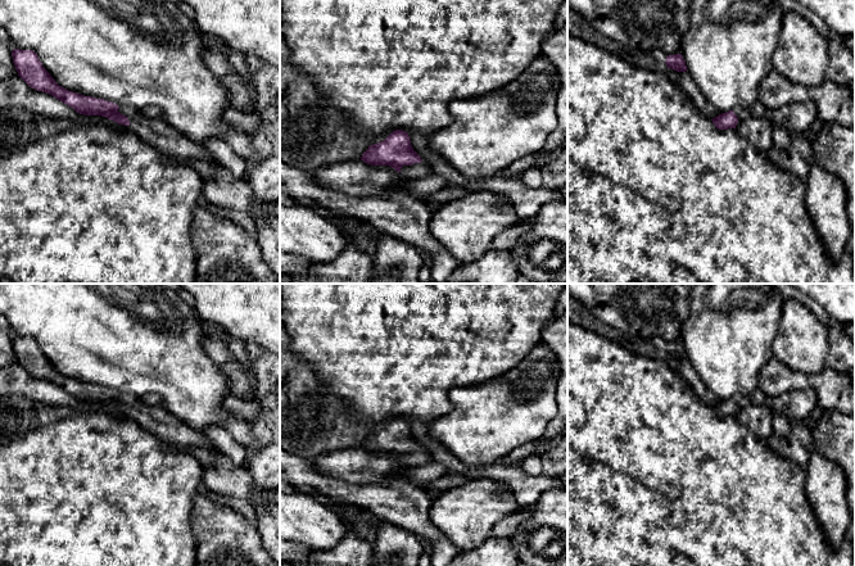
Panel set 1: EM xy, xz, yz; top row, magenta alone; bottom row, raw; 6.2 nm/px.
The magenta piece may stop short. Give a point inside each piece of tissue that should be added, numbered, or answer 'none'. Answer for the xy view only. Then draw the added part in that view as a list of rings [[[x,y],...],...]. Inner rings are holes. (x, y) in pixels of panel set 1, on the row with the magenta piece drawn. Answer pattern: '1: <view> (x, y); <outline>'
1: xy (167, 140); [[[119,108],[118,112],[130,121],[131,130],[145,142],[154,146],[176,163],[190,166],[193,160],[218,164],[202,144],[195,144],[180,133],[164,118],[146,118],[139,109]]]

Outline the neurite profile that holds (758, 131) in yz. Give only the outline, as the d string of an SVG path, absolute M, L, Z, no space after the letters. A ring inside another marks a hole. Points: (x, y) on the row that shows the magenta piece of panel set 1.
M750 116L736 126L738 135L761 154L768 154L773 146L773 124L766 117Z

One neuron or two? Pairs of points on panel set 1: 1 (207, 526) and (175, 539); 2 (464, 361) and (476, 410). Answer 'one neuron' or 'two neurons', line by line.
1: two neurons
2: two neurons

